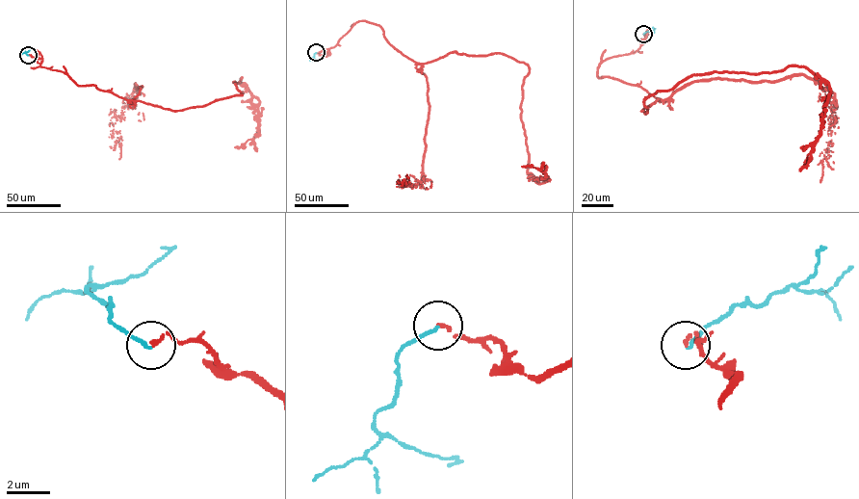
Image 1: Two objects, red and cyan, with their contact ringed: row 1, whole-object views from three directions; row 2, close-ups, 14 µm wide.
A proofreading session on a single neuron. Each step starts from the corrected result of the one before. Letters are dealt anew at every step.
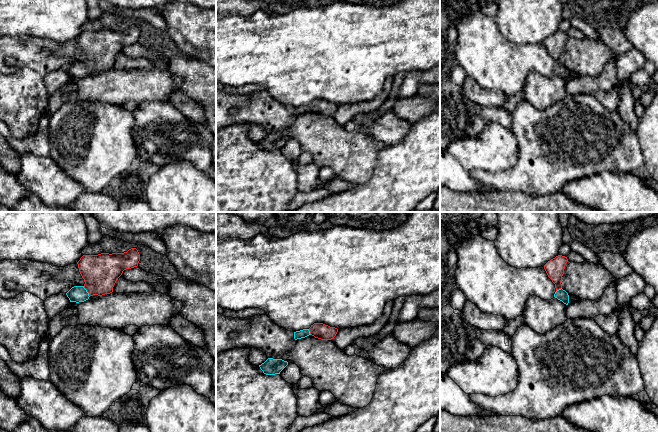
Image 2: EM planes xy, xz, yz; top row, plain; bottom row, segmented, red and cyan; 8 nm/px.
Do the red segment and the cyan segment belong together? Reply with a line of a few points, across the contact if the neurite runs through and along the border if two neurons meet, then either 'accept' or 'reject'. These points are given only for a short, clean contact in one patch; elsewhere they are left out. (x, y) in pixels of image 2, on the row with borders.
line xy (100, 272), (100, 278), (87, 291), (77, 294); accept

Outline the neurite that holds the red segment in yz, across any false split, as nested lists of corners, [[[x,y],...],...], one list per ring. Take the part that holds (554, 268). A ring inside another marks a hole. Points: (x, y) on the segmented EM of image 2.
[[[558,255],[544,265],[544,269],[548,277],[555,284],[556,292],[554,294],[554,297],[562,301],[566,305],[568,305],[569,303],[569,295],[565,290],[562,289],[561,281],[567,262],[567,257]]]

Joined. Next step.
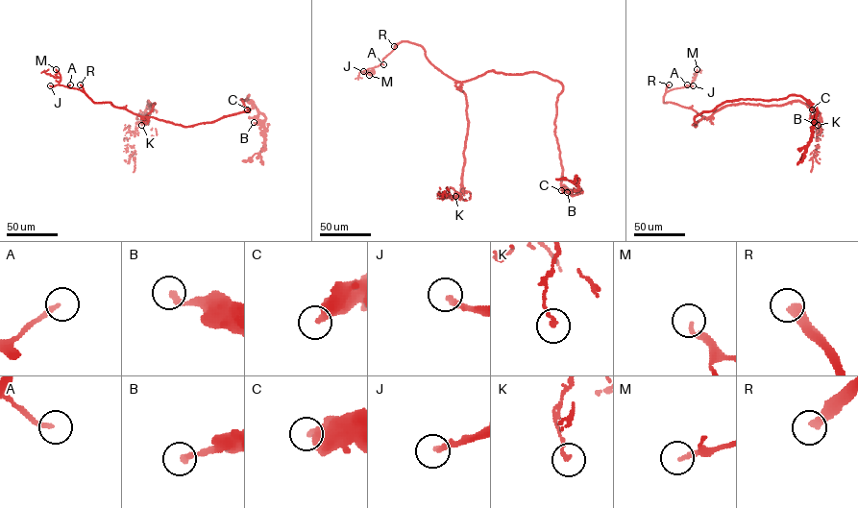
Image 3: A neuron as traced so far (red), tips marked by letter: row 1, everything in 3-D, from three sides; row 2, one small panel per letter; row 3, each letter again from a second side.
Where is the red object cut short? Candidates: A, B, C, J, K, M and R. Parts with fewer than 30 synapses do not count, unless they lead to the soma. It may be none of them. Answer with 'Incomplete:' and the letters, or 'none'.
Incomplete: A, R

